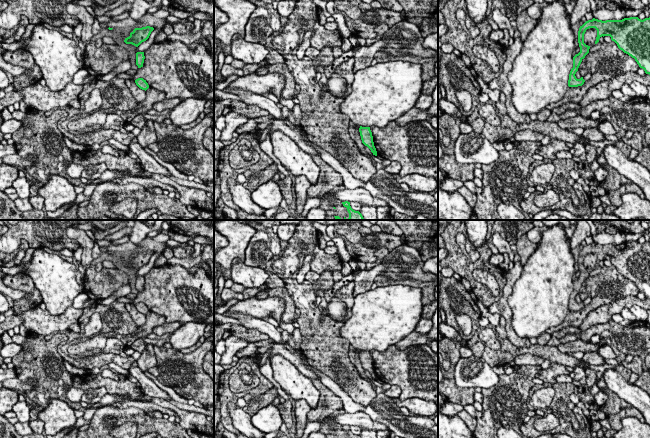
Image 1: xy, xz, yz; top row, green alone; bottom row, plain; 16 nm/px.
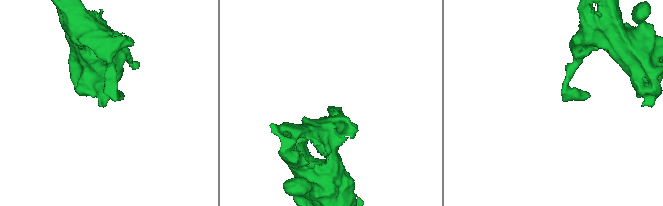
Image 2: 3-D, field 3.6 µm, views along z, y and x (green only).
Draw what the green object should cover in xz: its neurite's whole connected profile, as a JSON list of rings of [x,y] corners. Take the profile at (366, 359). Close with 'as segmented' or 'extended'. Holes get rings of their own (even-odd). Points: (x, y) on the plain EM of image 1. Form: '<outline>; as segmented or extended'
[[[360,350],[359,356],[360,356],[362,367],[371,374],[373,379],[377,380],[377,375],[374,370],[373,360],[372,360],[372,356],[370,354],[370,351]]]; as segmented

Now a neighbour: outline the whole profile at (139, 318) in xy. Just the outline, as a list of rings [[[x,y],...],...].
[[[126,303],[126,309],[129,312],[129,314],[131,315],[133,321],[135,322],[135,324],[137,326],[142,326],[143,324],[146,323],[146,315],[140,313],[134,304],[131,303]]]

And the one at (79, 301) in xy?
[[[82,292],[74,298],[72,307],[76,309],[84,309],[84,305],[89,299],[88,295]]]

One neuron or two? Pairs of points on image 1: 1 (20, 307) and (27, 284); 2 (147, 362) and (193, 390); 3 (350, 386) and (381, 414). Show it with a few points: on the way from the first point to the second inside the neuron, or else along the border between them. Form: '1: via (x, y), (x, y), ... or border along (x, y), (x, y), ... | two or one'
1: via (26, 301), (30, 297), (30, 290) | one
2: border along (153, 346), (156, 364), (146, 370) | two
3: border along (348, 394), (354, 401), (365, 406), (377, 395) | two

